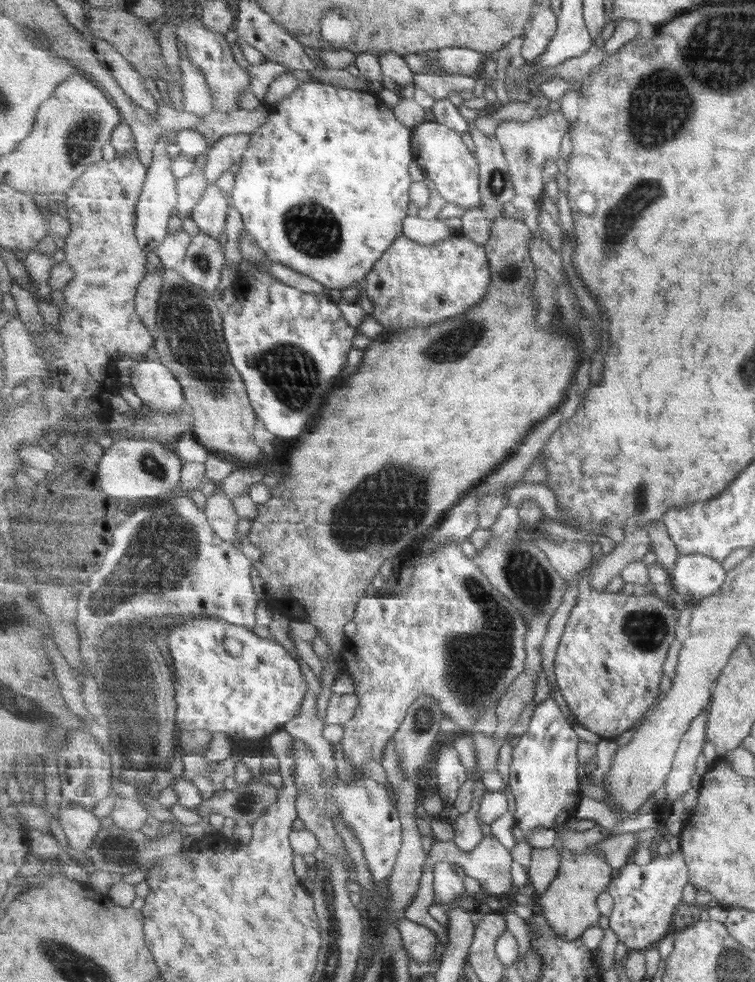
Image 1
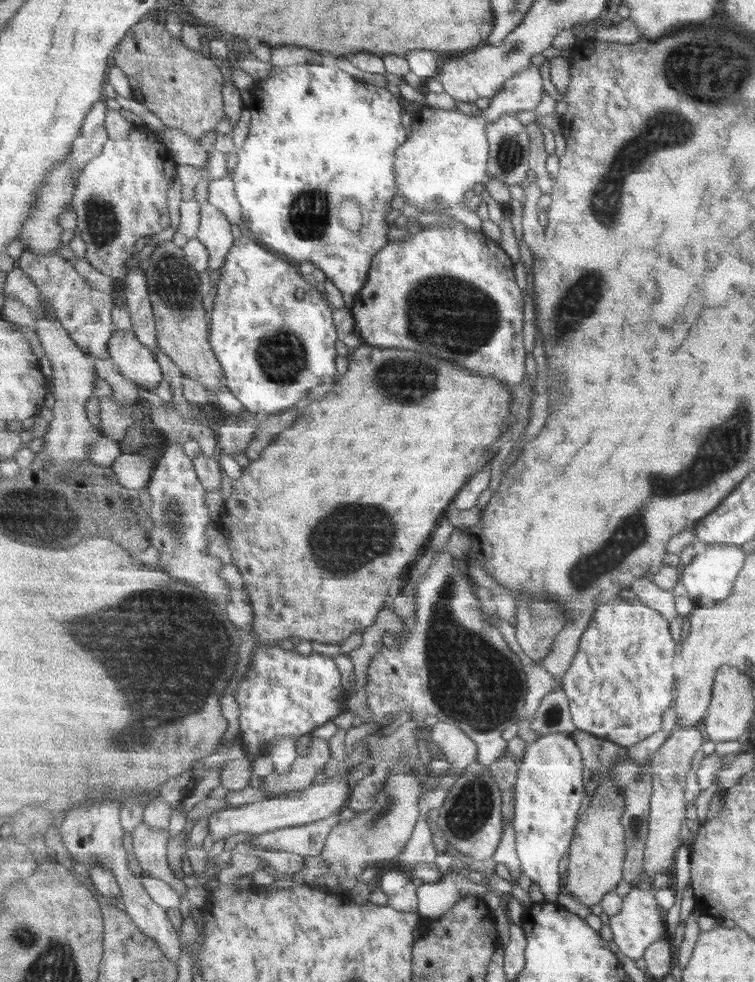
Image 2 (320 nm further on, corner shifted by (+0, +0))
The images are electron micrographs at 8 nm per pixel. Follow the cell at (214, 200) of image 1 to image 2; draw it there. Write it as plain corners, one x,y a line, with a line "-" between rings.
209,202
202,204
198,239
209,252
210,273
220,271
227,261
231,247
235,245
236,238
233,238
231,224
221,209

